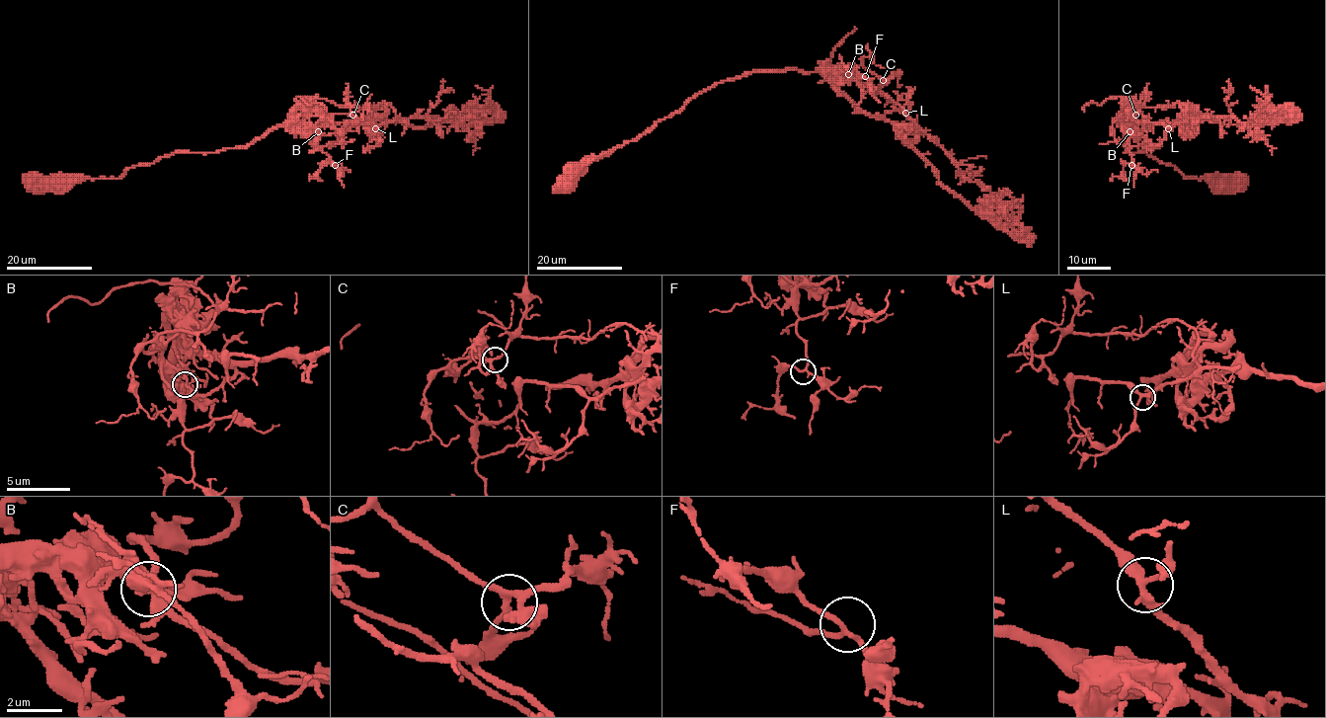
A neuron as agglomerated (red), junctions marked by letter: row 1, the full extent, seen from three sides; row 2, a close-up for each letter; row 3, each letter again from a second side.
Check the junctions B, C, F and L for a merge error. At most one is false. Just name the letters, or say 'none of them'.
B

